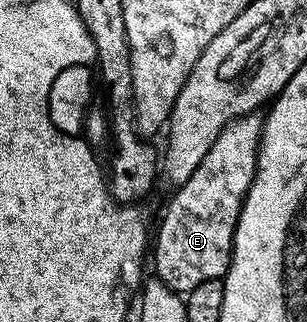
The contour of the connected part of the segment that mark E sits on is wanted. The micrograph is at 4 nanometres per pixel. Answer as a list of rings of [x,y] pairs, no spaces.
[[[257,114],[238,116],[215,138],[215,146],[207,150],[207,158],[195,166],[195,174],[187,178],[176,189],[177,192],[169,200],[165,213],[161,216],[161,226],[155,230],[155,247],[151,252],[151,260],[157,263],[155,276],[164,282],[171,291],[188,294],[199,286],[199,282],[220,280],[229,270],[233,257],[233,235],[237,220],[241,217],[241,207],[245,196],[253,184],[253,176],[257,172],[257,145],[261,143],[262,117]]]

